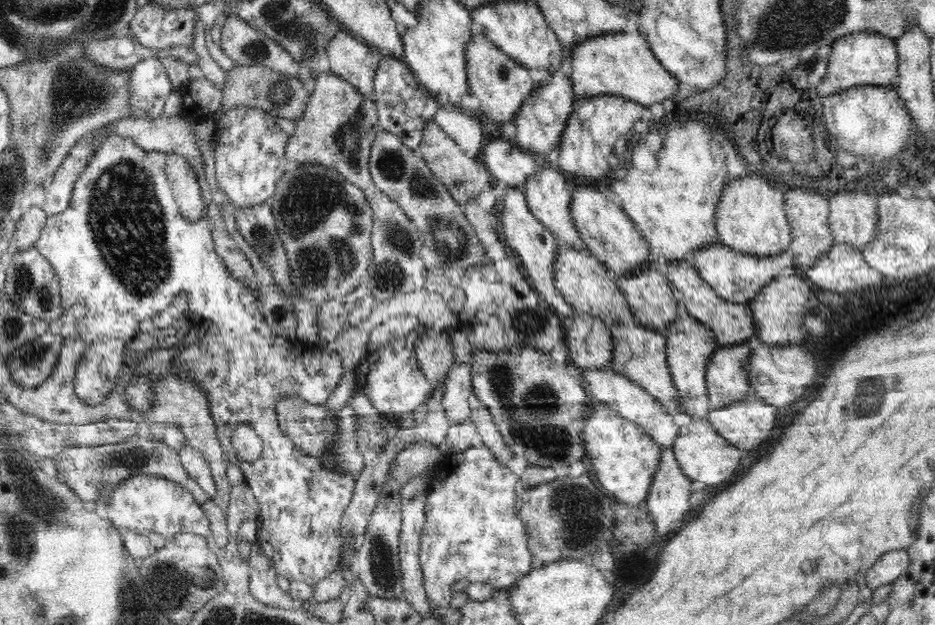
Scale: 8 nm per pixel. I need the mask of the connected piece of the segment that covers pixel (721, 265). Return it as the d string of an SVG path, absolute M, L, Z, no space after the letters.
M722 242L702 248L688 259L701 275L701 278L718 295L734 304L744 305L748 305L751 301L754 301L754 296L758 296L758 292L764 286L771 284L777 277L781 275L786 276L788 272L794 273L797 265L794 252L790 247L778 255L758 257L757 255L734 251Z

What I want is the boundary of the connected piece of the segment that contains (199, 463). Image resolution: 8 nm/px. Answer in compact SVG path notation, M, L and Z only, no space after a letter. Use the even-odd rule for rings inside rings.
M188 444L179 450L180 461L186 472L208 493L208 498L217 502L217 488L204 455L192 445Z

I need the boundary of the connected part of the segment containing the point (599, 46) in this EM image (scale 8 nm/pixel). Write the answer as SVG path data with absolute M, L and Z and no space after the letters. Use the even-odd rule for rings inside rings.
M638 15L627 17L628 24L622 32L606 32L600 36L586 38L575 45L564 58L564 66L570 74L575 96L623 96L636 104L650 108L652 104L662 104L666 98L674 98L681 88L680 81L672 76L656 59L646 40L646 31L640 29Z

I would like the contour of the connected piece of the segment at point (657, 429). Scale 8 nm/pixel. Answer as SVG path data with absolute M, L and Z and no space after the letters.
M612 368L609 370L601 369L582 369L577 370L579 379L585 385L588 385L586 393L588 396L594 396L600 402L618 402L618 413L622 418L628 418L632 423L638 425L652 439L657 442L664 450L674 446L674 440L680 434L680 427L674 423L674 417L664 410L664 407L659 403L659 400L648 394L638 385L632 383L630 379L626 379L621 373L616 373Z

